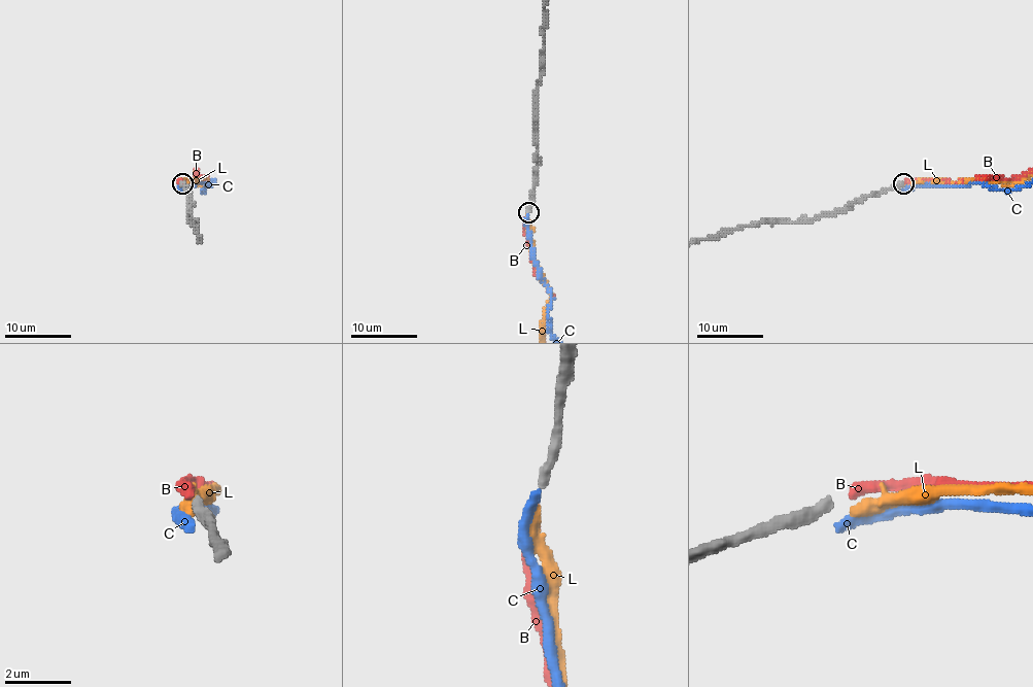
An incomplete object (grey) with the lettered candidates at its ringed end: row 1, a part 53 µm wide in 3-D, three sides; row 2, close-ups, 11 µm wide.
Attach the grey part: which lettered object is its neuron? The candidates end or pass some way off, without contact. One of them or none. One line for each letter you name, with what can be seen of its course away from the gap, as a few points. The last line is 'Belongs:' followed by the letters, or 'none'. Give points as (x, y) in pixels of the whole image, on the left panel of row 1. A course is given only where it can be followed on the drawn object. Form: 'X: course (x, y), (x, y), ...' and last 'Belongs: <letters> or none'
B: course (182, 183), (205, 178), (197, 176), (202, 168), (195, 178), (200, 176)
Belongs: B

